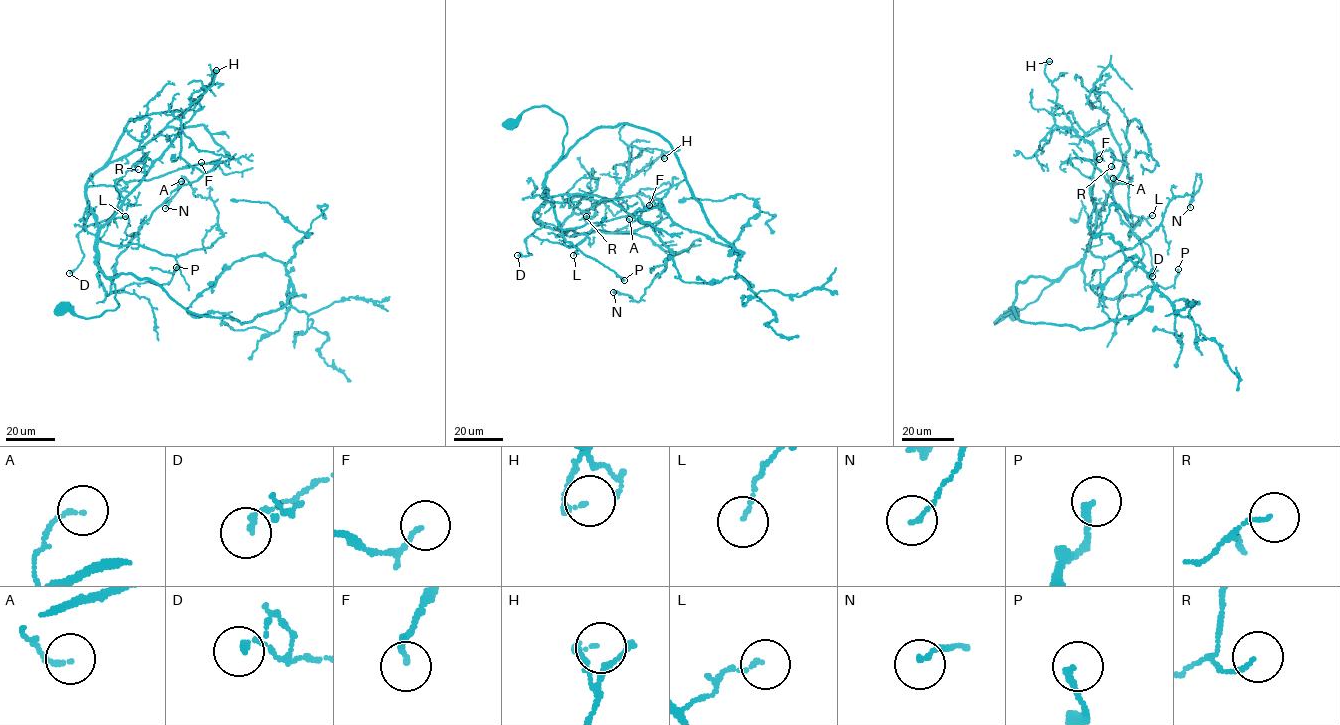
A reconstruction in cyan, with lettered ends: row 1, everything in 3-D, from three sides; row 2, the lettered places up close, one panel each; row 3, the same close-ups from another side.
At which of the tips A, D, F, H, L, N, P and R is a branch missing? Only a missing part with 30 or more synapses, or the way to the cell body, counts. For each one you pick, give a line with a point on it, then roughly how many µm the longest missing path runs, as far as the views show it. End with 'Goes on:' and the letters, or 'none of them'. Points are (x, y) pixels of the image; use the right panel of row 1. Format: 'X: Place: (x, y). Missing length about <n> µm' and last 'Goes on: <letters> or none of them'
Goes on: none of them

